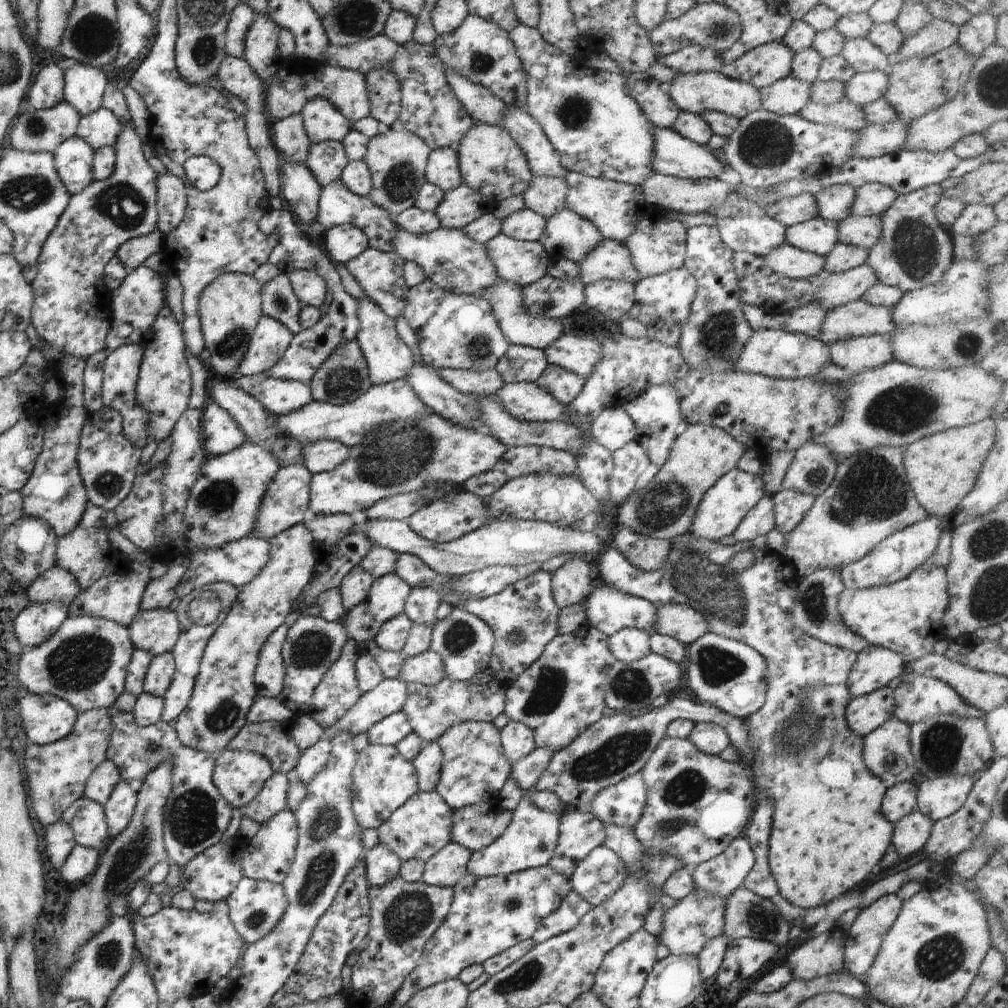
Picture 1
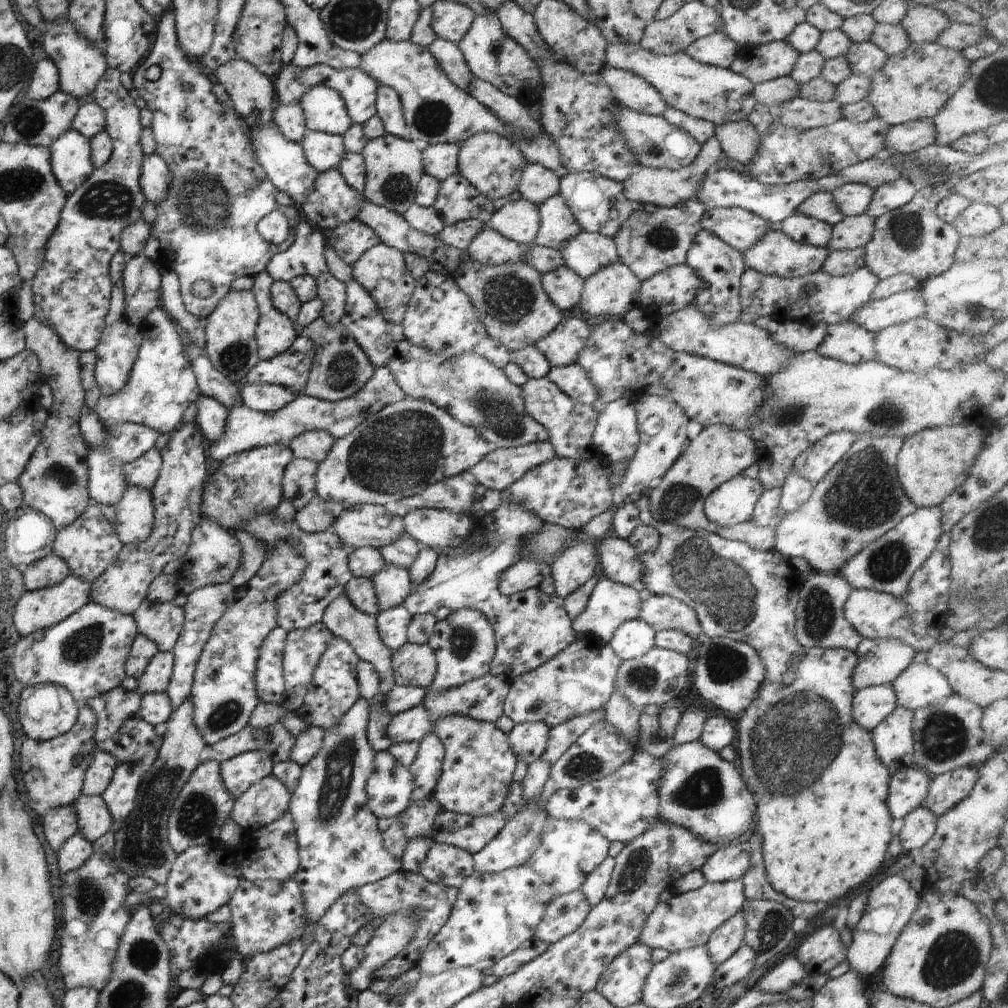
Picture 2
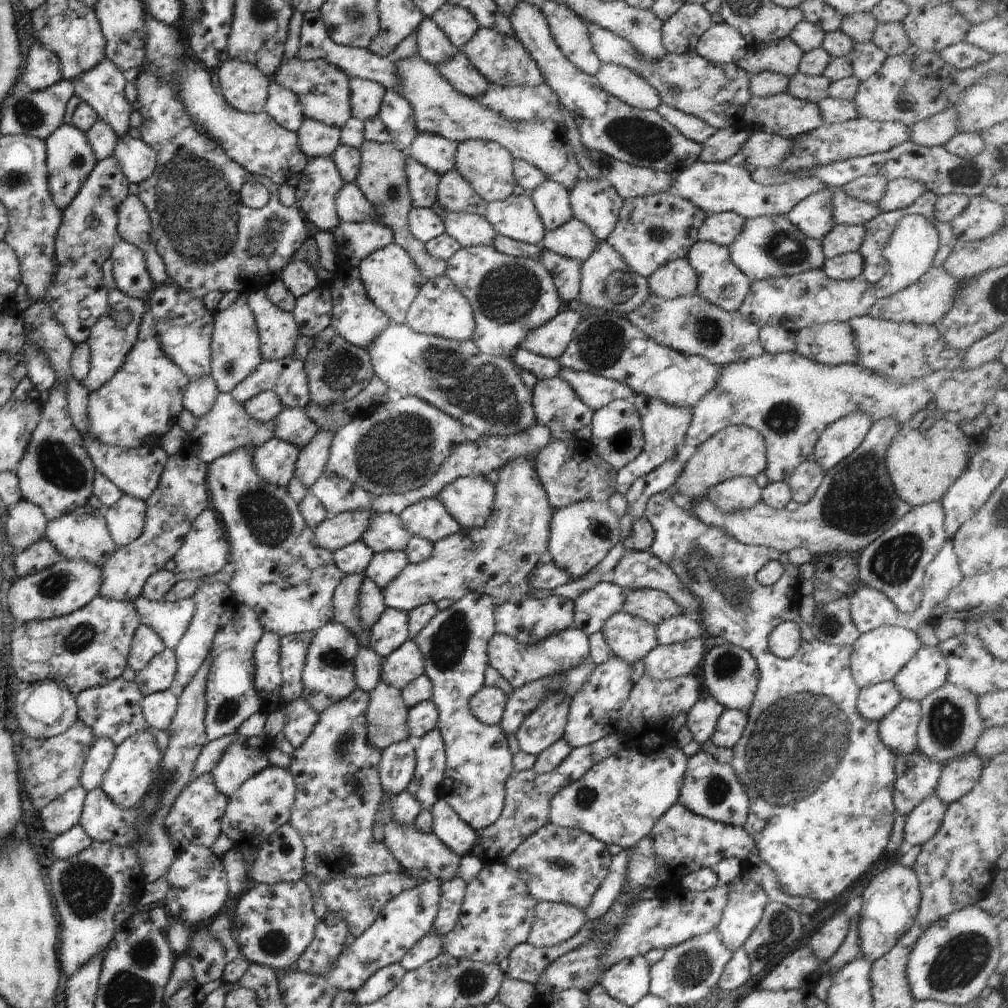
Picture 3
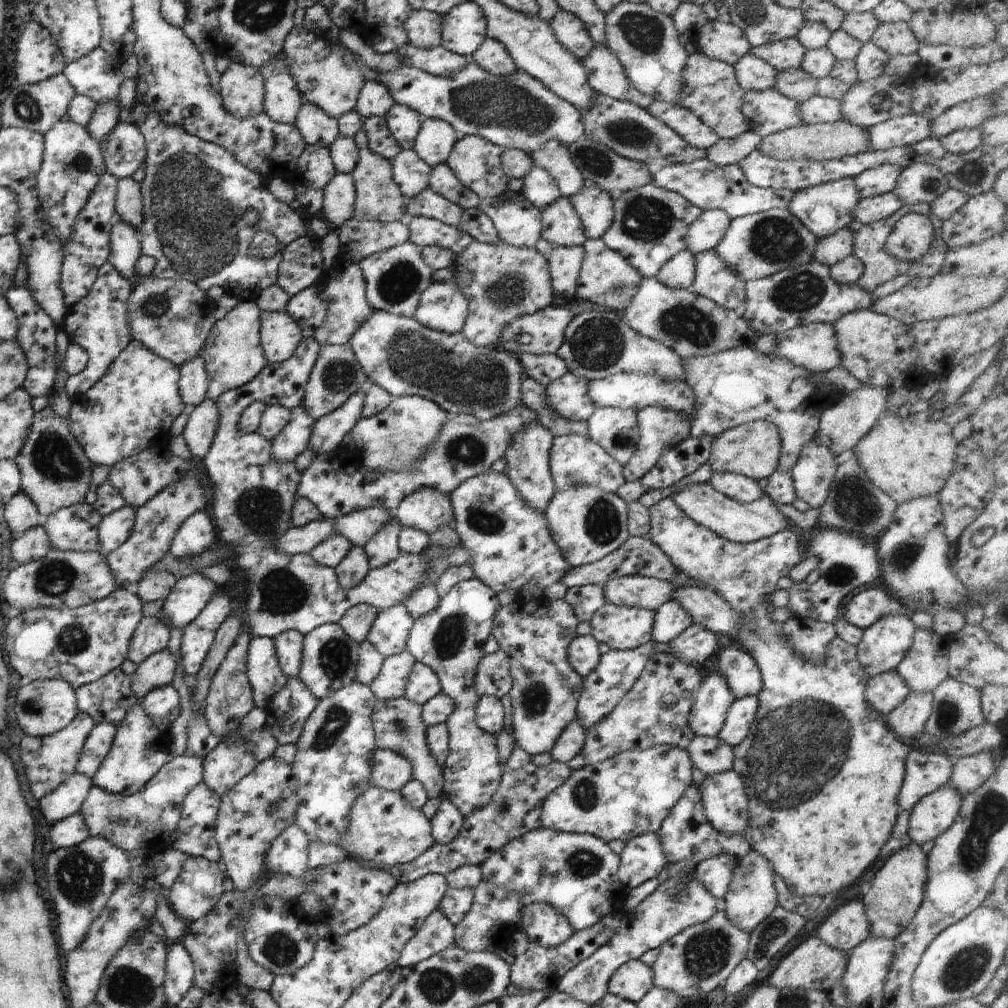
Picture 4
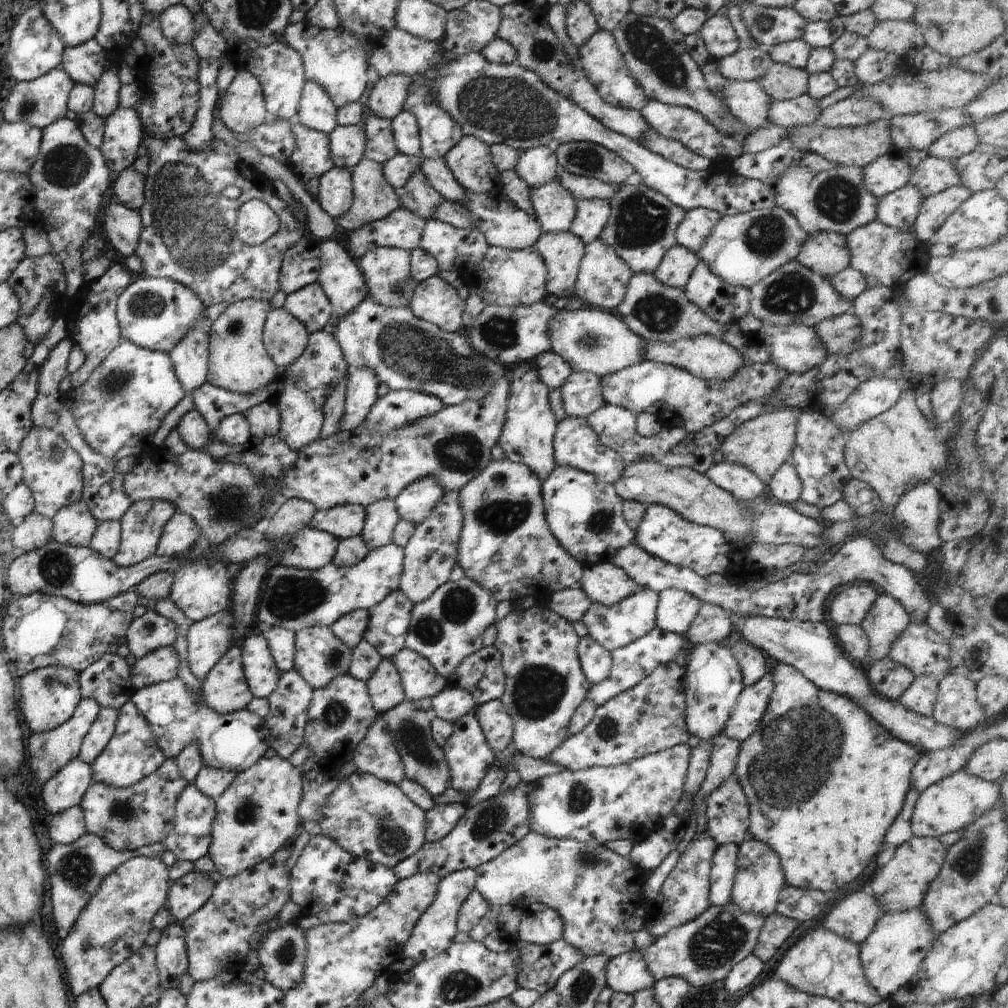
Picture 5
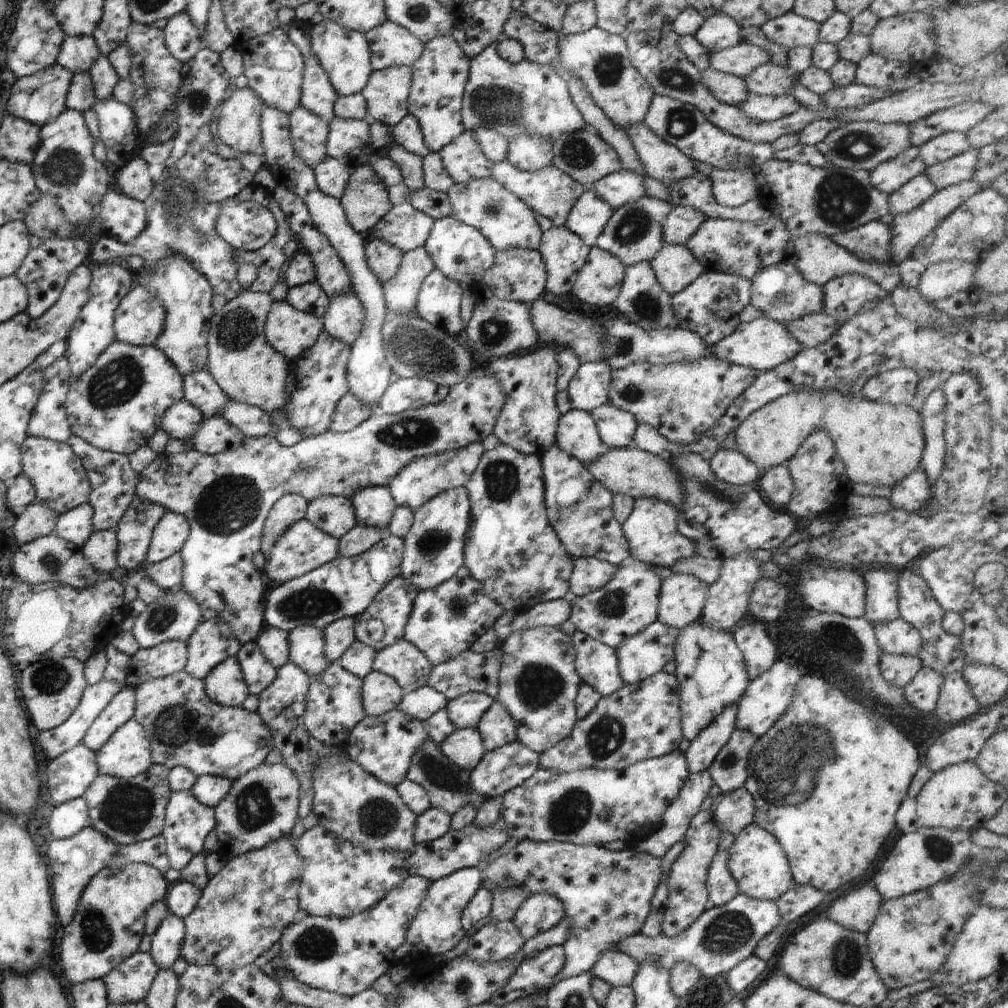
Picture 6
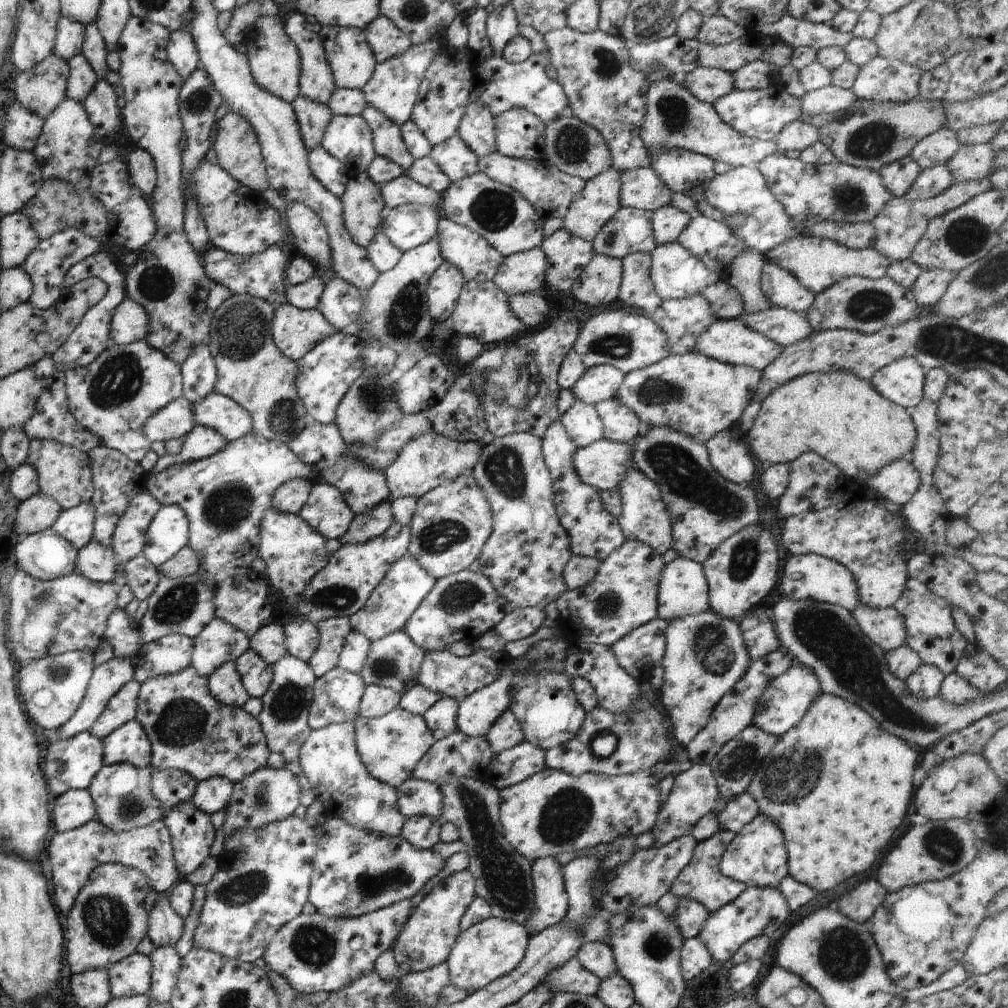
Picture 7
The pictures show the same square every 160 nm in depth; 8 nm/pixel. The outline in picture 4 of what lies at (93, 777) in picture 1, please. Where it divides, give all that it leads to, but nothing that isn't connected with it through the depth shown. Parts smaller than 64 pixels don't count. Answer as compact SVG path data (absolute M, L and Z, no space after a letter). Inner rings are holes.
M112 723L94 725L80 753L75 772L92 778L111 749L117 728Z

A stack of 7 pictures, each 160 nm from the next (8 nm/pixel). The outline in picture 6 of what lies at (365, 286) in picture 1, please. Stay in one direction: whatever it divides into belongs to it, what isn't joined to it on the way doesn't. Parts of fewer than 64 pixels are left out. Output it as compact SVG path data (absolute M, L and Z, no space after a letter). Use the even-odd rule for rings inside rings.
M367 239L364 254L369 268L384 284L397 275L404 253L383 240Z

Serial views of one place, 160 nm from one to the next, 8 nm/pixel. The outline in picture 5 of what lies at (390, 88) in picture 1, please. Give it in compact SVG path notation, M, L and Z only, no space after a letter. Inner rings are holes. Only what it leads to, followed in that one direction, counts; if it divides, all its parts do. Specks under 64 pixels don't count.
M400 111L392 120L393 137L400 153L415 157L421 156L419 126L414 114Z

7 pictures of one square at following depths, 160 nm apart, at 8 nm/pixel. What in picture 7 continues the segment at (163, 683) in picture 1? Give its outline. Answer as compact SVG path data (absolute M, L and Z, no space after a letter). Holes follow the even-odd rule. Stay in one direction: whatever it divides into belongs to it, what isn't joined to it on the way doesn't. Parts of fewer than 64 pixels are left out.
M167 634L154 642L143 643L134 658L134 679L140 684L160 675L173 675L190 667L193 639Z

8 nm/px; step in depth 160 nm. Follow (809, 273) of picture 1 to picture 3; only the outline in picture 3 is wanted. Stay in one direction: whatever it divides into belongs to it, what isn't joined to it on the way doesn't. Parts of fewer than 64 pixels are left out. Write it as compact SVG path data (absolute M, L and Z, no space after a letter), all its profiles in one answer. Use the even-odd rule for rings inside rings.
M786 215L746 219L744 230L741 230L738 238L728 248L732 262L752 281L822 269L826 259L821 241L802 234Z

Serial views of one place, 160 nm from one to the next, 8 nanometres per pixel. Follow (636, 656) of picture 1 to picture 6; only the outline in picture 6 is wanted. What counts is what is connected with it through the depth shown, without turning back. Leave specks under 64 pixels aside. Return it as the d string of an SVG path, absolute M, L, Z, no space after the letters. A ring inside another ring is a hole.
M630 556L617 566L613 579L603 587L583 597L569 595L571 606L569 621L581 633L616 649L627 638L642 632L657 621L662 580L653 568L654 566Z

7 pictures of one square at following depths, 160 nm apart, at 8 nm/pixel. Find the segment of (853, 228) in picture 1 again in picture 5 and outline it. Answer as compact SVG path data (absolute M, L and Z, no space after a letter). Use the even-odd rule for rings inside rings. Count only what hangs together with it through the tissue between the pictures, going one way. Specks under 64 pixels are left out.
M829 232L809 235L800 254L795 258L800 264L826 278L844 270L851 264L850 259L847 238Z

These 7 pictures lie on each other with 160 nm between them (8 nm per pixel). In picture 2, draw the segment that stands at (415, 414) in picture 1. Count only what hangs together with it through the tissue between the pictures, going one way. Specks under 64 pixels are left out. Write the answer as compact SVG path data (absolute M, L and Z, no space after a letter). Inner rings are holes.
M386 367L378 368L374 375L366 382L362 390L350 398L332 402L320 400L307 395L300 395L292 400L287 406L272 414L264 414L248 408L242 402L242 398L228 408L228 418L226 418L226 426L224 426L224 434L220 434L216 438L216 442L208 442L206 446L206 455L212 457L218 462L226 460L240 452L259 448L264 446L272 446L280 444L288 446L292 442L292 438L296 438L302 432L308 430L324 430L334 438L344 438L348 434L352 434L352 430L361 424L368 416L372 416L374 412L382 410L384 406L405 400L405 394L400 390L400 386L396 384L392 374Z

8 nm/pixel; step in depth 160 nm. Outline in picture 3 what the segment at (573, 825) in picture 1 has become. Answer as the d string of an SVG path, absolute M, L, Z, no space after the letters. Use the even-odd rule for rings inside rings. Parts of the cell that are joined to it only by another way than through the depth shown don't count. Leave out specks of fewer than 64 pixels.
M548 822L536 832L528 835L528 838L525 838L524 842L516 847L516 850L513 850L512 854L505 858L504 863L517 874L517 877L521 878L529 893L538 903L540 901L568 903L577 906L585 914L593 894L599 889L604 878L607 877L613 857L608 851L608 847L609 845L605 845L604 842L587 832L567 829Z

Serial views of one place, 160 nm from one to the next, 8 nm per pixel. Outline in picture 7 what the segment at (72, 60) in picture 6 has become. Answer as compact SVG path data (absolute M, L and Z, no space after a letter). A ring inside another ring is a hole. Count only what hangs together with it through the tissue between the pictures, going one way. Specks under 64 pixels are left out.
M61 14L57 22L53 53L69 61L83 51L84 41L85 26Z

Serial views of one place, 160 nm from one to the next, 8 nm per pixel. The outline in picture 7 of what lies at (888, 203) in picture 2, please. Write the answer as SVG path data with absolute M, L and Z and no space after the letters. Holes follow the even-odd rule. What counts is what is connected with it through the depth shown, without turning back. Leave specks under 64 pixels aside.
M990 143L983 145L959 145L956 154L946 163L950 169L952 178L958 182L975 181L990 176L994 170L993 166L996 165L995 148Z

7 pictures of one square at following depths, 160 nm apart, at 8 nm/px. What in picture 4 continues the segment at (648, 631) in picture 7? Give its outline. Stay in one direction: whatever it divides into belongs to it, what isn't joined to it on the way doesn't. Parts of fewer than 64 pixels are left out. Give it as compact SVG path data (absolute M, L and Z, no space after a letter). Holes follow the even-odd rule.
M654 640L635 649L617 651L612 649L601 655L597 667L589 675L583 677L582 690L577 702L576 720L583 726L585 734L597 722L601 721L609 712L614 710L618 701L634 686L639 679L646 663L656 653L654 651Z

